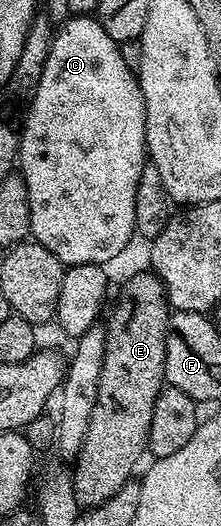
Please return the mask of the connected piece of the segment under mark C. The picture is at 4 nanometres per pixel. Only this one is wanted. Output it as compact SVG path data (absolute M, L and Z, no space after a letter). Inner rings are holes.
M70 16L65 22L61 23L54 31L54 39L50 45L48 52L48 60L44 64L44 72L40 76L40 84L36 88L36 96L32 100L29 110L26 112L26 125L22 127L22 143L20 144L20 152L18 153L18 166L24 184L28 184L28 208L30 209L30 233L33 241L39 242L44 248L48 248L48 252L52 252L52 256L56 256L62 261L63 267L69 268L79 266L80 264L96 264L97 266L106 266L110 261L125 248L130 242L130 237L135 237L136 231L136 184L140 184L140 172L148 165L148 151L146 148L146 109L144 108L144 96L142 89L138 83L138 76L135 71L128 68L128 64L124 64L124 56L122 55L122 47L119 43L112 40L112 36L108 36L108 32L104 32L104 28L98 23L97 17L94 16Z

